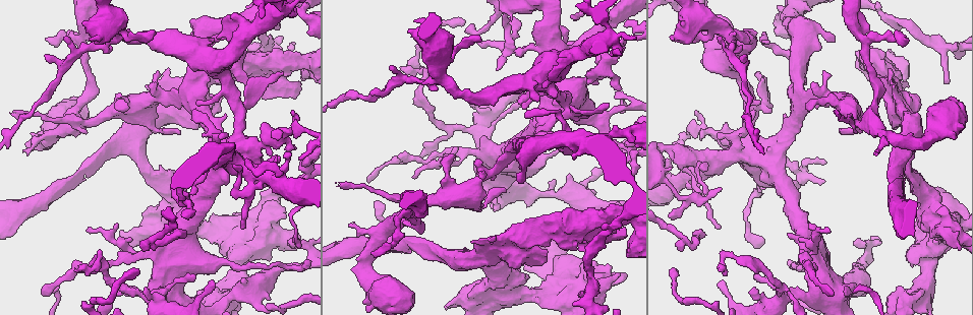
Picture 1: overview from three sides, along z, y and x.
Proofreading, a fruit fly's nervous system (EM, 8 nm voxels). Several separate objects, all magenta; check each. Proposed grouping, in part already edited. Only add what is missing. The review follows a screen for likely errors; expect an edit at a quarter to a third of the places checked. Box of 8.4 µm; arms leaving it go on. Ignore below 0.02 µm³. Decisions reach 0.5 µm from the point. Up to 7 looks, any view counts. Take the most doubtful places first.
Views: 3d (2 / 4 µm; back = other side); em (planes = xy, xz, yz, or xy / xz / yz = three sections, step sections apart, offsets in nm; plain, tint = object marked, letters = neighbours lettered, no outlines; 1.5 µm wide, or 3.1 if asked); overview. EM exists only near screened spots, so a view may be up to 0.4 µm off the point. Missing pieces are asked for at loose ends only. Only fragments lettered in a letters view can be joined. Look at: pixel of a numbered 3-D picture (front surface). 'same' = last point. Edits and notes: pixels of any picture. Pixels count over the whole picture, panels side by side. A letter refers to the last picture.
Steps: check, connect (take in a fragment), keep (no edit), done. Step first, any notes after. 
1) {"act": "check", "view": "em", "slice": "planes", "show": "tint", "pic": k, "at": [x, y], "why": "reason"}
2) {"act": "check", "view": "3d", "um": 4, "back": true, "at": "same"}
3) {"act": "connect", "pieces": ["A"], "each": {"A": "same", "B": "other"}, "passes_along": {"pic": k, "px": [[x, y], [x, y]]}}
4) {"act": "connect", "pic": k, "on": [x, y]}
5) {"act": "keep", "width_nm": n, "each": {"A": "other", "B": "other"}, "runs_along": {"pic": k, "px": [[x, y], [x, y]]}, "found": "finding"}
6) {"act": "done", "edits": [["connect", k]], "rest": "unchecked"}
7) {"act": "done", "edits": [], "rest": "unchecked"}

{"act": "check", "view": "em", "slice": "planes", "show": "tint", "pic": 1, "at": [553, 264], "why": "branch stops here"}

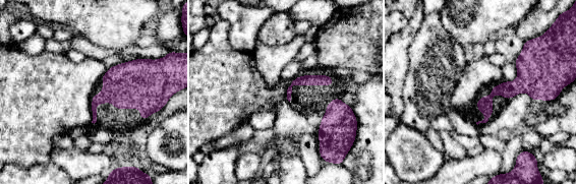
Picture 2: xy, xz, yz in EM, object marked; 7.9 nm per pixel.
{"act": "check", "view": "em", "slice": "planes", "show": "letters", "at": "same"}

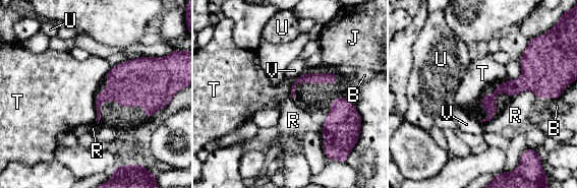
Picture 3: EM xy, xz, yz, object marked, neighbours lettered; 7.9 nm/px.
{"act": "keep", "each": {"B": "other", "J": "other", "R": "other", "T": "other", "U": "other", "V": "other"}, "border": {"pic": 3, "px": [[487, 94], [479, 120]]}, "found": "none of them fits"}

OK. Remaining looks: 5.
{"act": "check", "view": "em", "slice": "planes", "show": "letters", "pic": 1, "at": [810, 108], "why": "branch stops here"}

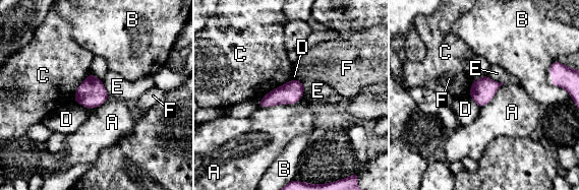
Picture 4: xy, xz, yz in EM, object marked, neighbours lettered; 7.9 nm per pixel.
{"act": "keep", "longest_contact_nm": ["A", 360], "each": {"A": "other", "B": "other", "C": "other", "D": "other", "E": "other", "F": "other"}, "found": "no lettered fragment goes on from it"}

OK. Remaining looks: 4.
{"act": "check", "view": "em", "slice": "yz", "step": 4, "show": "letters", "pic": 1, "at": [620, 43], "why": "tapers out"}

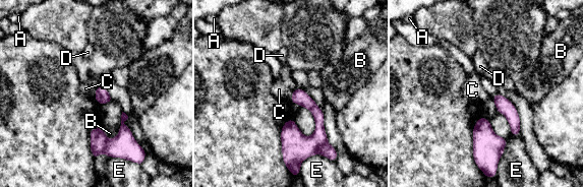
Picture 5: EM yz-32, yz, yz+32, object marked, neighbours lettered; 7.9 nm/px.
{"act": "check", "view": "em", "slice": "planes", "show": "letters", "at": "same"}

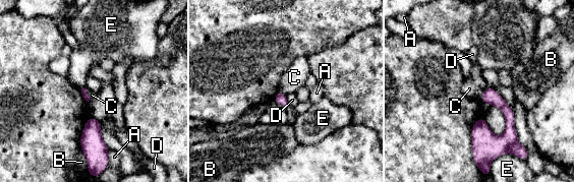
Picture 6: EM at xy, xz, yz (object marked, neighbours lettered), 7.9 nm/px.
{"act": "keep", "each": {"A": "other", "B": "other", "C": "other", "D": "other", "E": "other"}, "border": {"pic": 6, "px": [[85, 88], [91, 99]]}, "found": "none of them fits"}

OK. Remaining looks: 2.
{"act": "done", "edits": [], "rest": "unchecked"}

